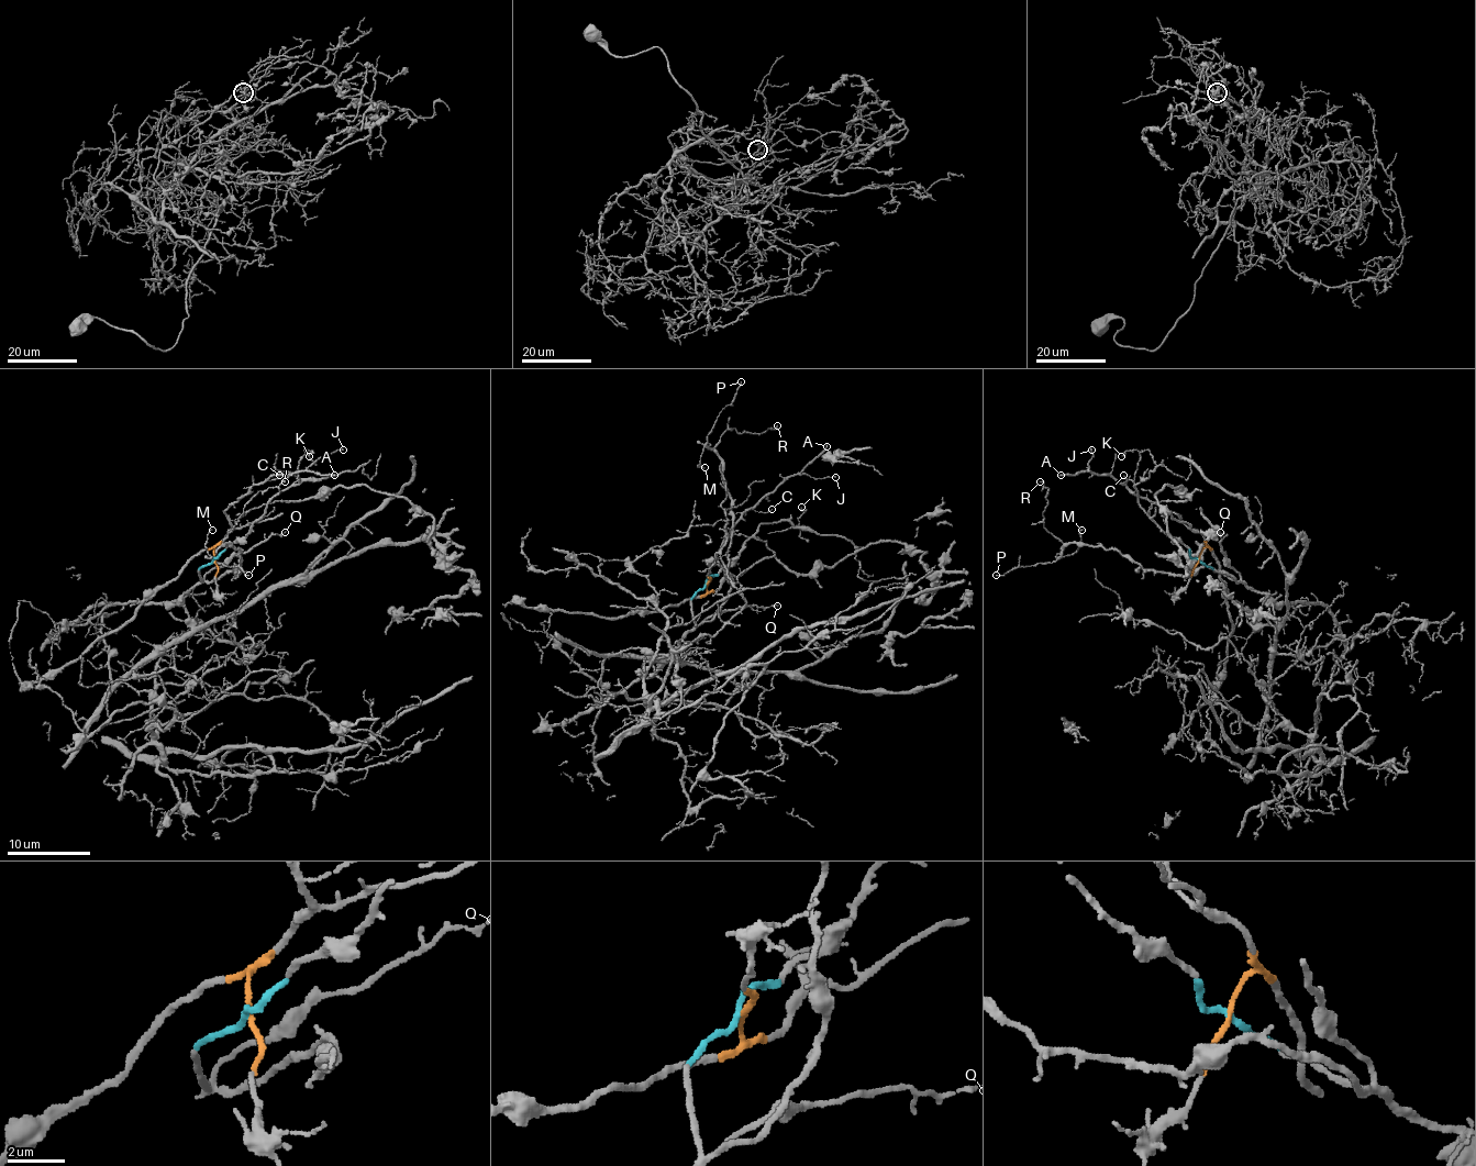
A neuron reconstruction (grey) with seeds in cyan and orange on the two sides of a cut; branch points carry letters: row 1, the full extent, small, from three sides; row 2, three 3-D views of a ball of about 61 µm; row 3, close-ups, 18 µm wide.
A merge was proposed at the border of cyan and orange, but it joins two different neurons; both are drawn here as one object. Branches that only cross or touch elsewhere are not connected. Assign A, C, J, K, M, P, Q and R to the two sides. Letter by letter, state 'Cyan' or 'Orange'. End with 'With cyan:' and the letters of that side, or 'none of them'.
A: Orange
C: Orange
J: Orange
K: Cyan
M: Cyan
P: Cyan
Q: Cyan
R: Cyan
With cyan: K, M, P, Q, R

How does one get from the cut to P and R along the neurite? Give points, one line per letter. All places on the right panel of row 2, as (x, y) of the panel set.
P: (1199, 561), (1239, 580), (1209, 566), (1174, 577), (1141, 568), (1116, 550), (1068, 543), (1050, 562), (996, 575)
R: (1199, 561), (1239, 580), (1209, 566), (1174, 577), (1116, 550), (1057, 540), (1043, 524), (1039, 481)

